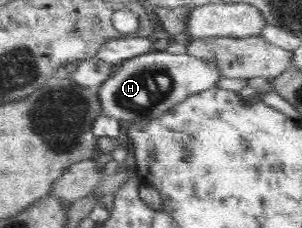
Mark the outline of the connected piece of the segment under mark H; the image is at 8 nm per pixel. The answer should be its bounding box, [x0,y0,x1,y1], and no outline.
[97,50,220,124]

